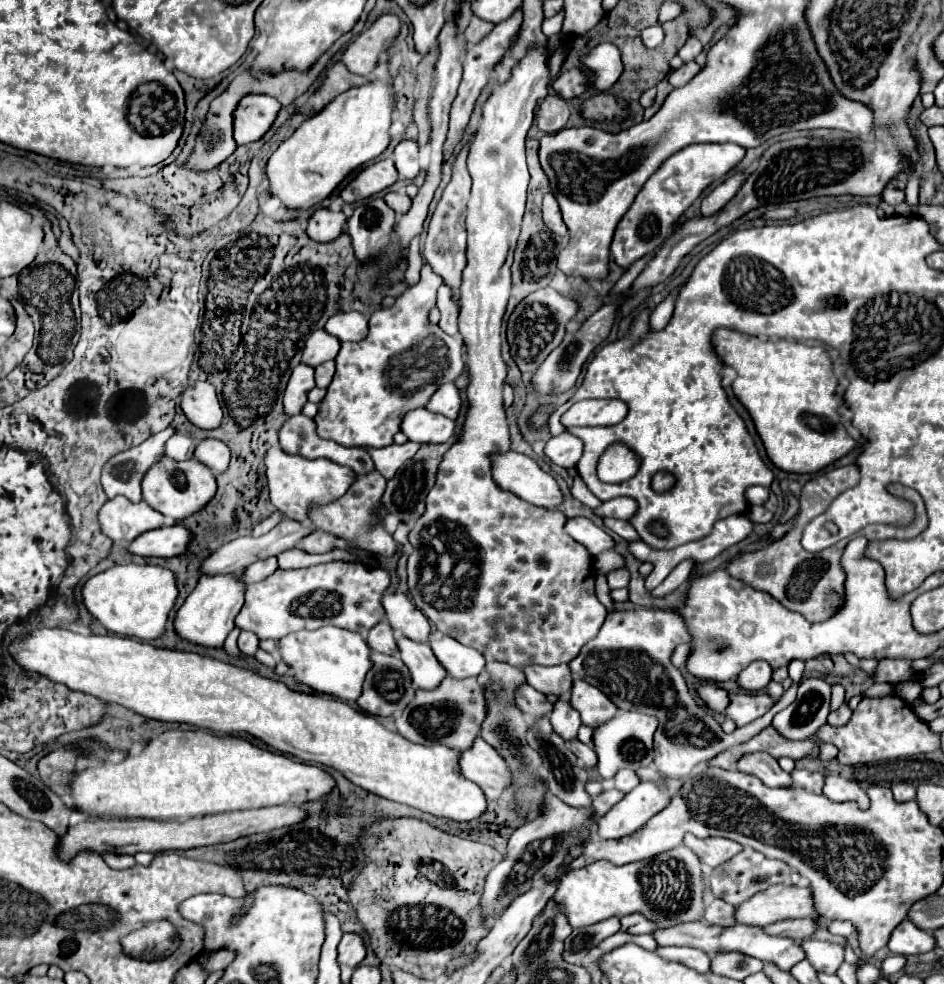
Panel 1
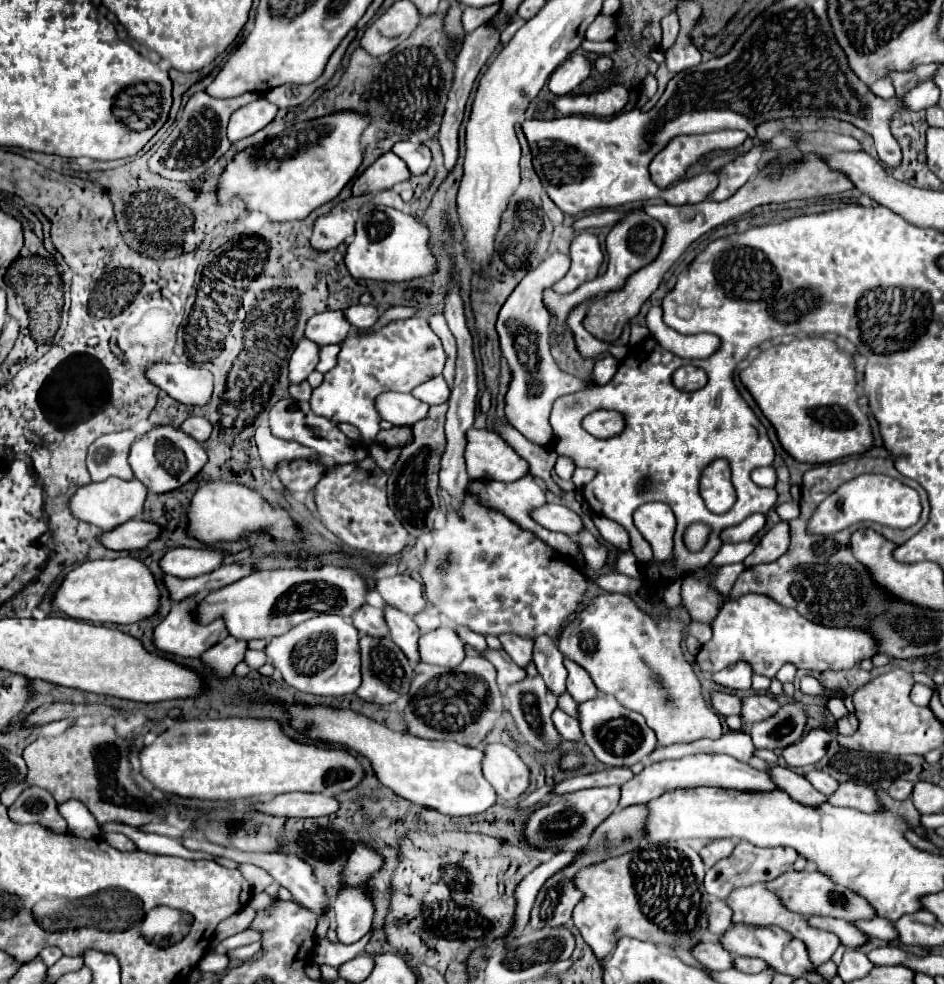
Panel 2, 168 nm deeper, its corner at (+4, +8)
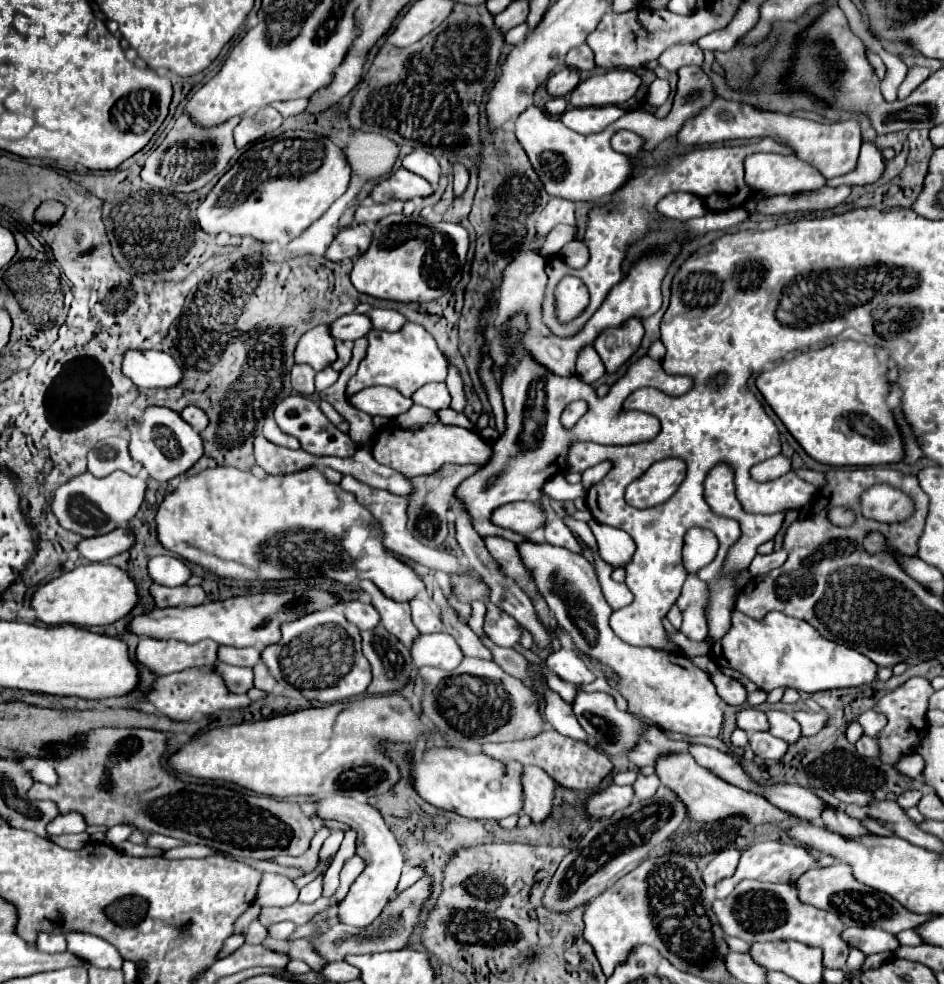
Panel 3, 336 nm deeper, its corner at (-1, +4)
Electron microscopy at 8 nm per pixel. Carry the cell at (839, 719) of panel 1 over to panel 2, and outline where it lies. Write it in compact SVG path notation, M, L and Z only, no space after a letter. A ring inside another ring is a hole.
M849 714L849 716L843 718L843 720L837 720L837 730L839 730L839 734L843 734L843 736L851 736L851 734L857 730L857 726L859 726L859 722L857 722L857 718L855 718L853 714Z

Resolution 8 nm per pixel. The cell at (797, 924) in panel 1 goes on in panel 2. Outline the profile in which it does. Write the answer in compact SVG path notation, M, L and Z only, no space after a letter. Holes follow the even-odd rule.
M815 916L809 920L811 920L811 924L815 924L815 928L823 928L823 930L833 932L845 948L861 948L865 942L869 942L869 936L847 920L825 918L825 916Z

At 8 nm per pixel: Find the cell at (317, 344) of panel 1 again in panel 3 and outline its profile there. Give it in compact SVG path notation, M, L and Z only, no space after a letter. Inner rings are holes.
M346 314L330 324L330 332L334 340L358 340L372 330L368 316L362 314Z

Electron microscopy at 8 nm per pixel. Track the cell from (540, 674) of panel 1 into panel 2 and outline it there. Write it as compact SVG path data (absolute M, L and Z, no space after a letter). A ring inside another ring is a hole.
M507 632L507 634L499 634L499 640L501 640L503 650L511 656L511 660L517 666L525 668L533 660L533 642L527 640L525 636Z

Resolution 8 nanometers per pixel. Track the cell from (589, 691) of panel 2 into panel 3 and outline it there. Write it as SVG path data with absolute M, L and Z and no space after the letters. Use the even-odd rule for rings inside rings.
M572 648L552 652L546 658L546 664L554 674L558 674L562 680L570 684L592 684L596 680L596 674L588 670L584 660L580 660L580 656Z

